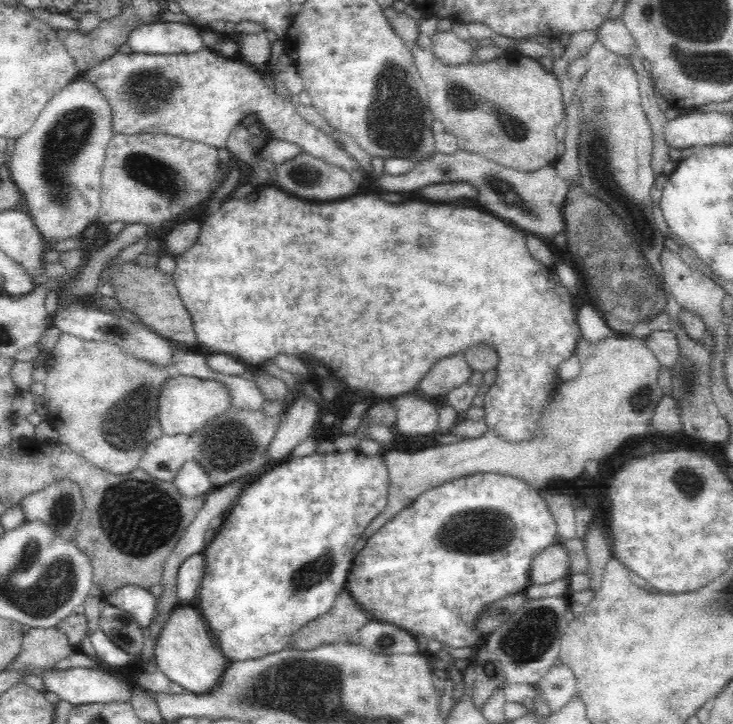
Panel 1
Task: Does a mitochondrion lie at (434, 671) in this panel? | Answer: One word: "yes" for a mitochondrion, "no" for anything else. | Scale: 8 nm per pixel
no

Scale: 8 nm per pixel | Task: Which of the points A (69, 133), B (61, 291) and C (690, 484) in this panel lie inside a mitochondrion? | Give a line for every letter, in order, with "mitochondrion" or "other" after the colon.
A: mitochondrion
B: other
C: mitochondrion

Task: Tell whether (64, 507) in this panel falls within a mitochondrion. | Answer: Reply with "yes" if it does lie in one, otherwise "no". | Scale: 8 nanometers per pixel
yes

